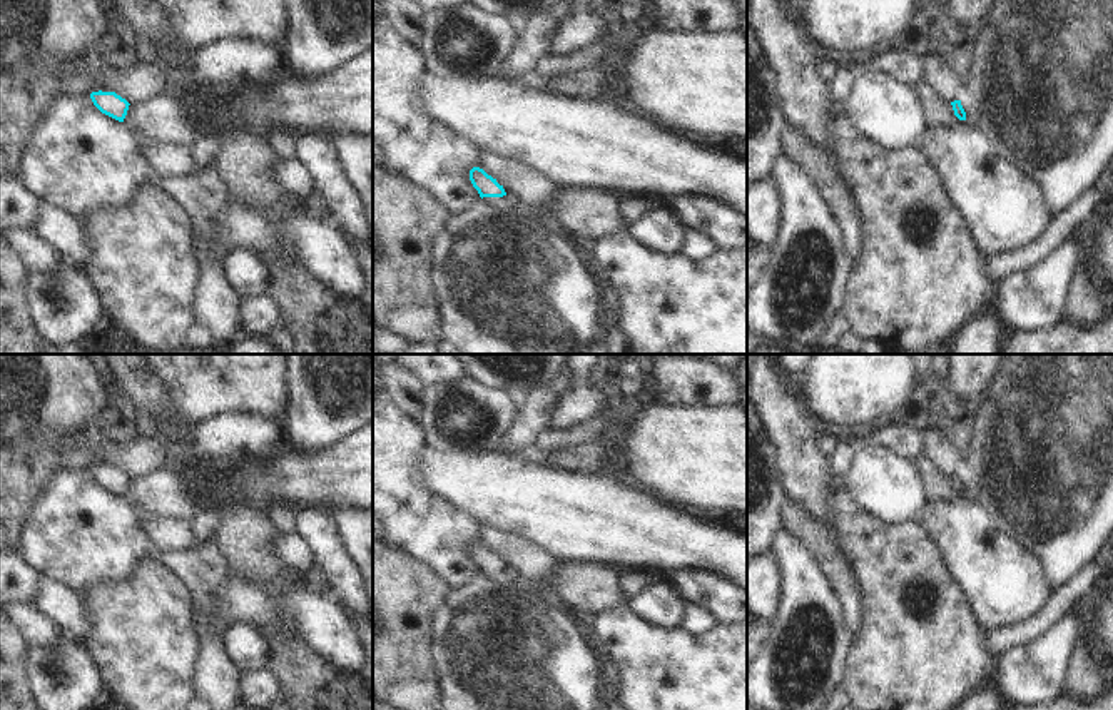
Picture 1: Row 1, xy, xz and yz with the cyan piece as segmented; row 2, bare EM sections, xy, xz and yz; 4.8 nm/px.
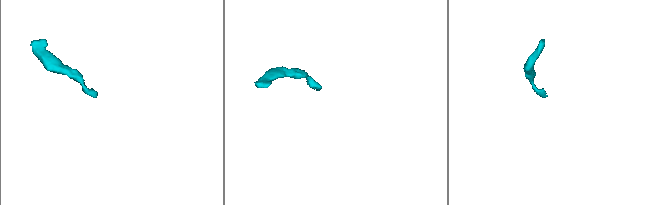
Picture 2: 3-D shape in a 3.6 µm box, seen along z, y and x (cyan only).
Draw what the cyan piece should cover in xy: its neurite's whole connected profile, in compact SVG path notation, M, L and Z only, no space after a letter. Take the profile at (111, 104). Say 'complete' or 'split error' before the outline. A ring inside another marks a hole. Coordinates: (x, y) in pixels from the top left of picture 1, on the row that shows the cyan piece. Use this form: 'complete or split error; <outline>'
complete; M92 92L90 99L94 105L105 115L124 122L127 110L129 110L129 102L117 95L115 92Z

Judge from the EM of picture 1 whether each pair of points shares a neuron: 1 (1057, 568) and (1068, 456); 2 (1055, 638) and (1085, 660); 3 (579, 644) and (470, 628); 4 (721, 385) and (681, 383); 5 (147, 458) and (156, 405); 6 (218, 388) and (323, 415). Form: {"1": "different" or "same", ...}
{"1": "same", "2": "different", "3": "same", "4": "same", "5": "different", "6": "different"}

